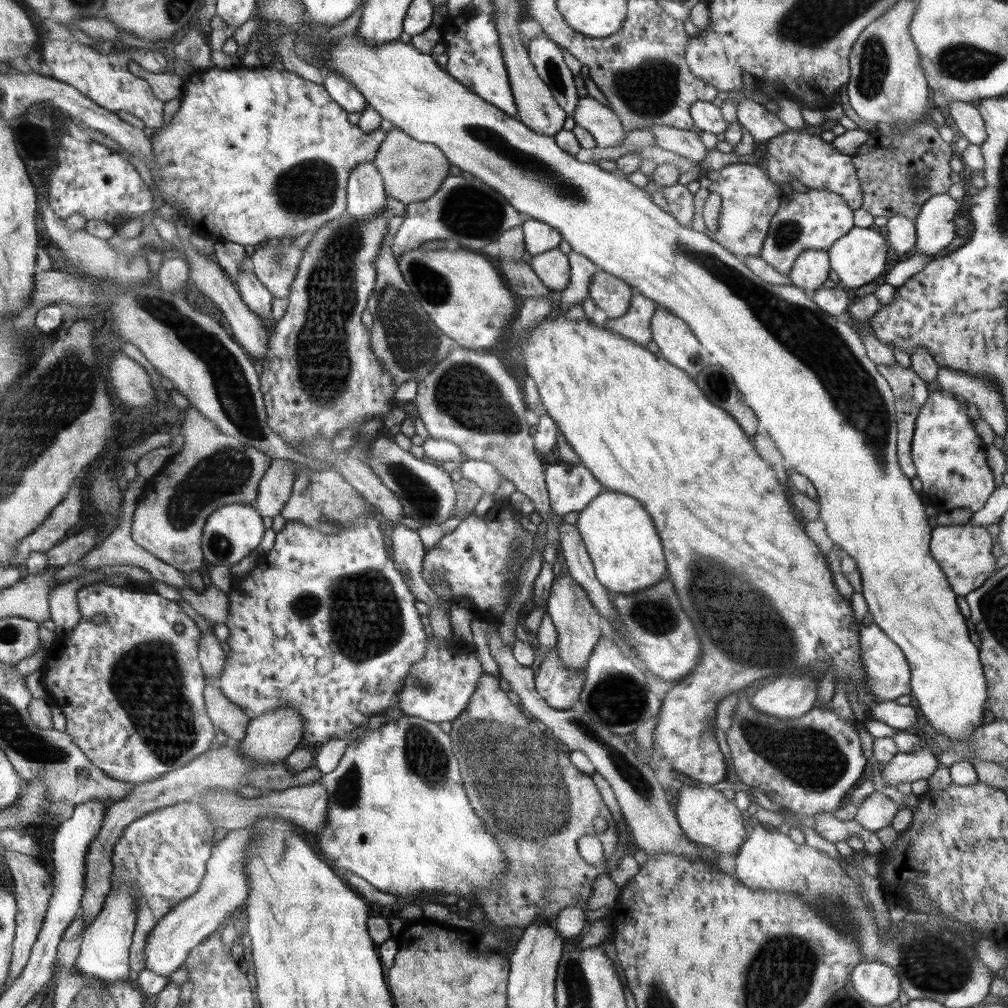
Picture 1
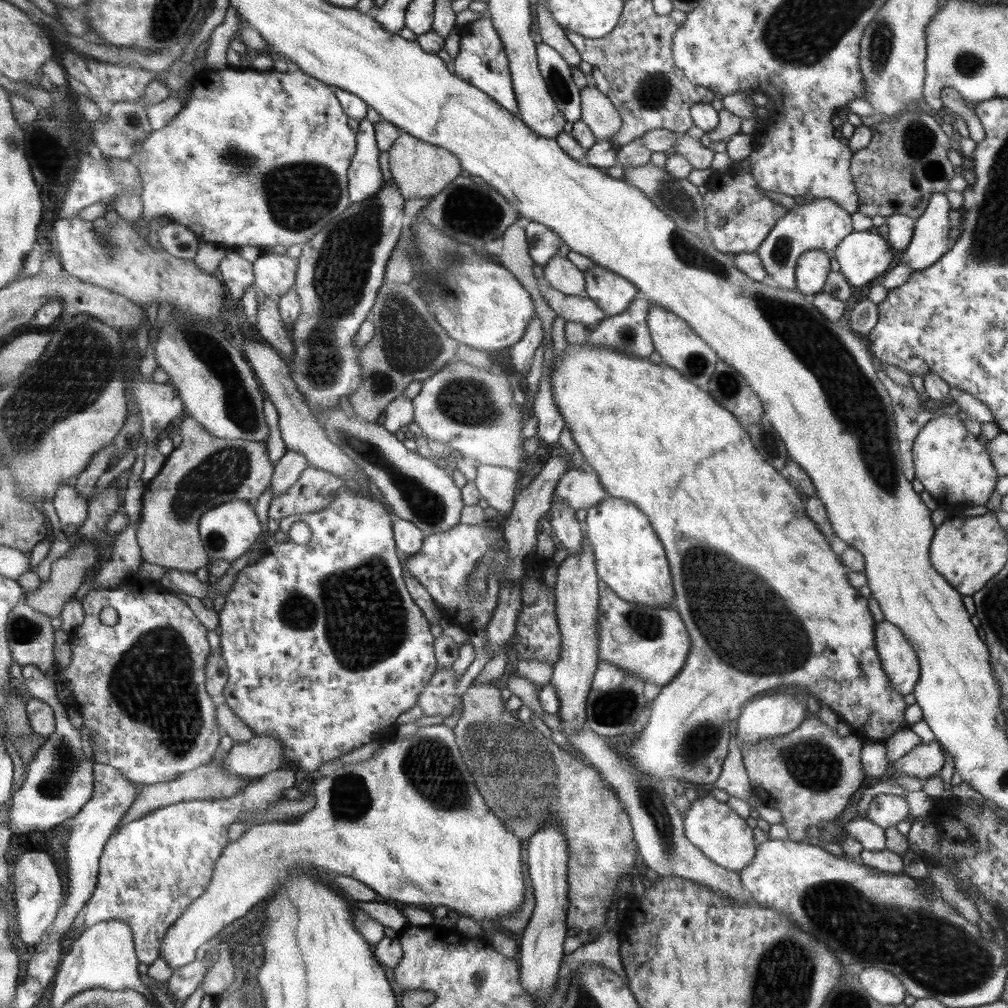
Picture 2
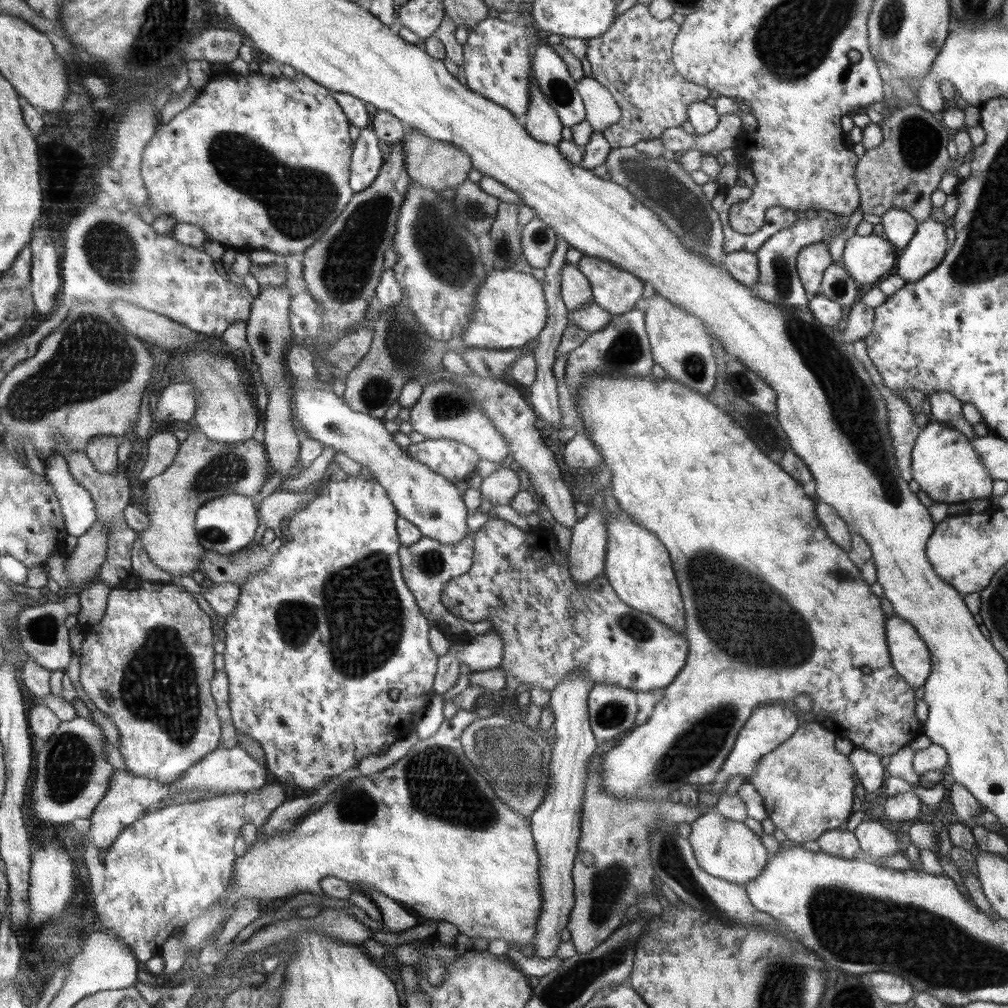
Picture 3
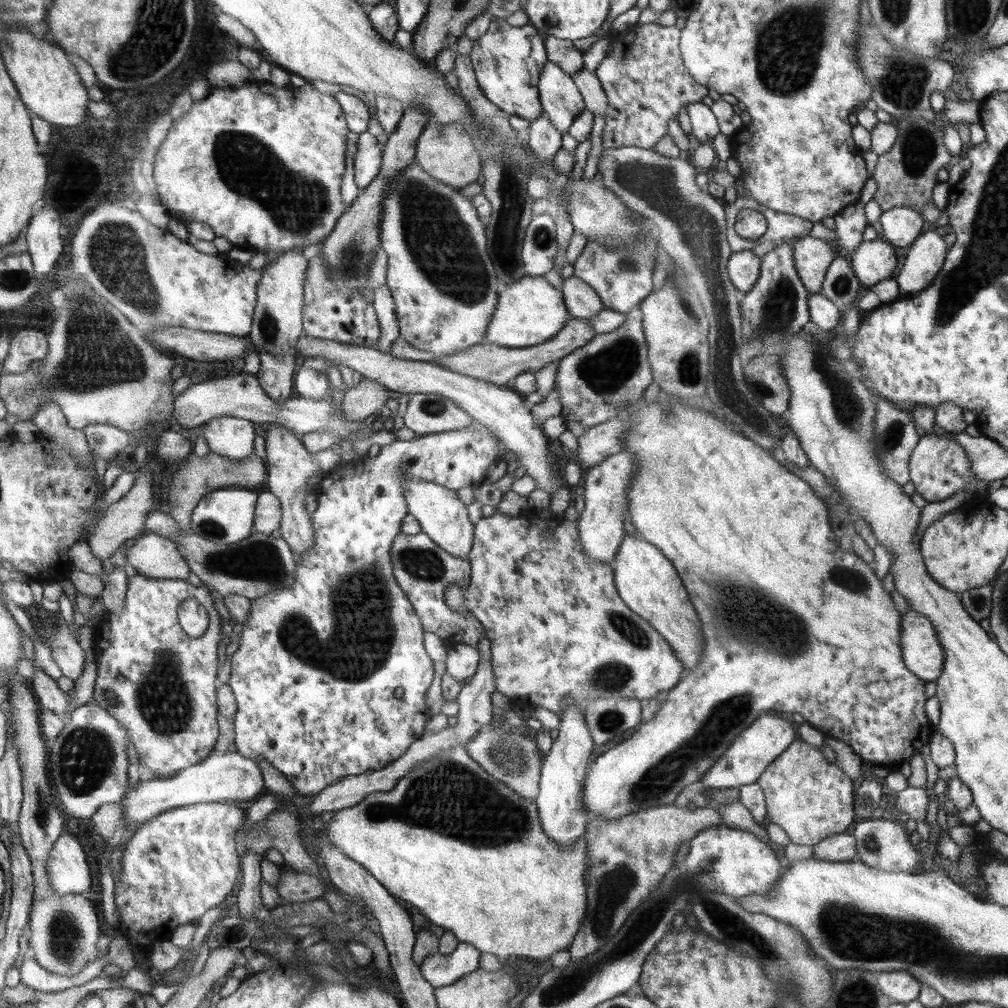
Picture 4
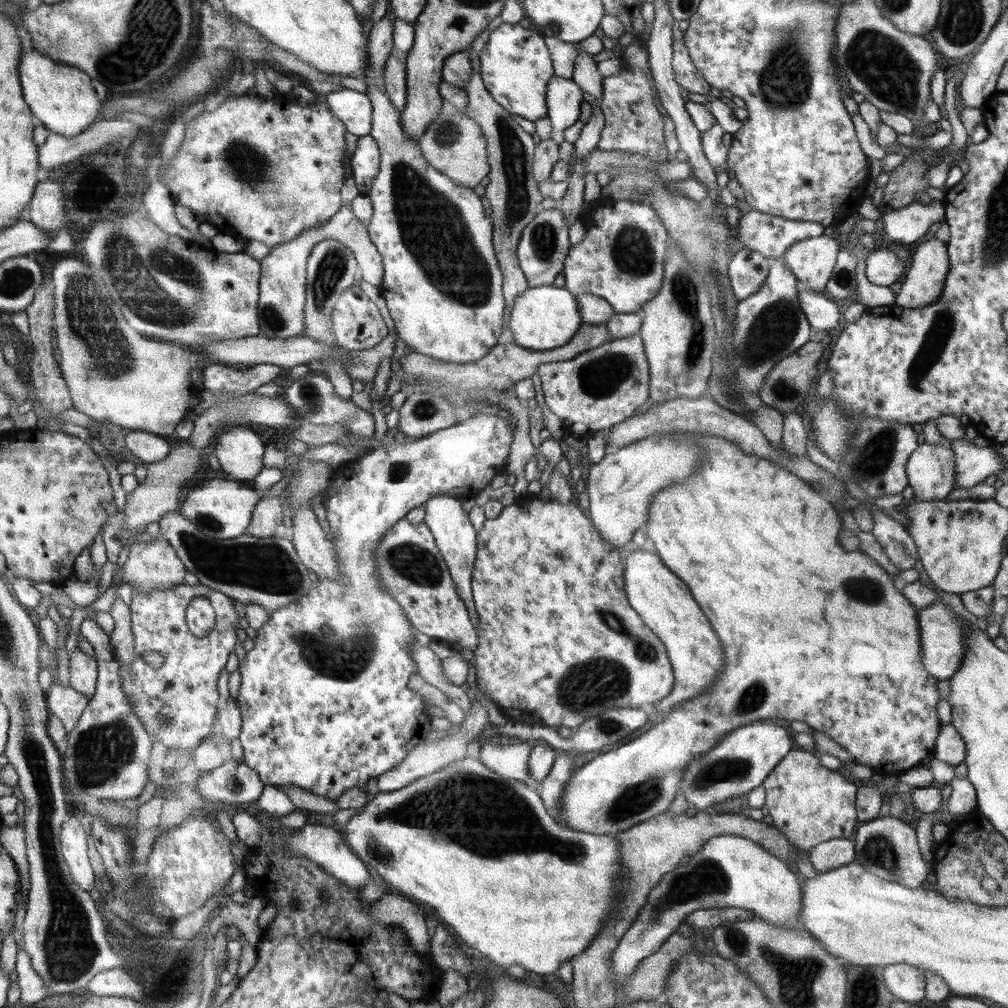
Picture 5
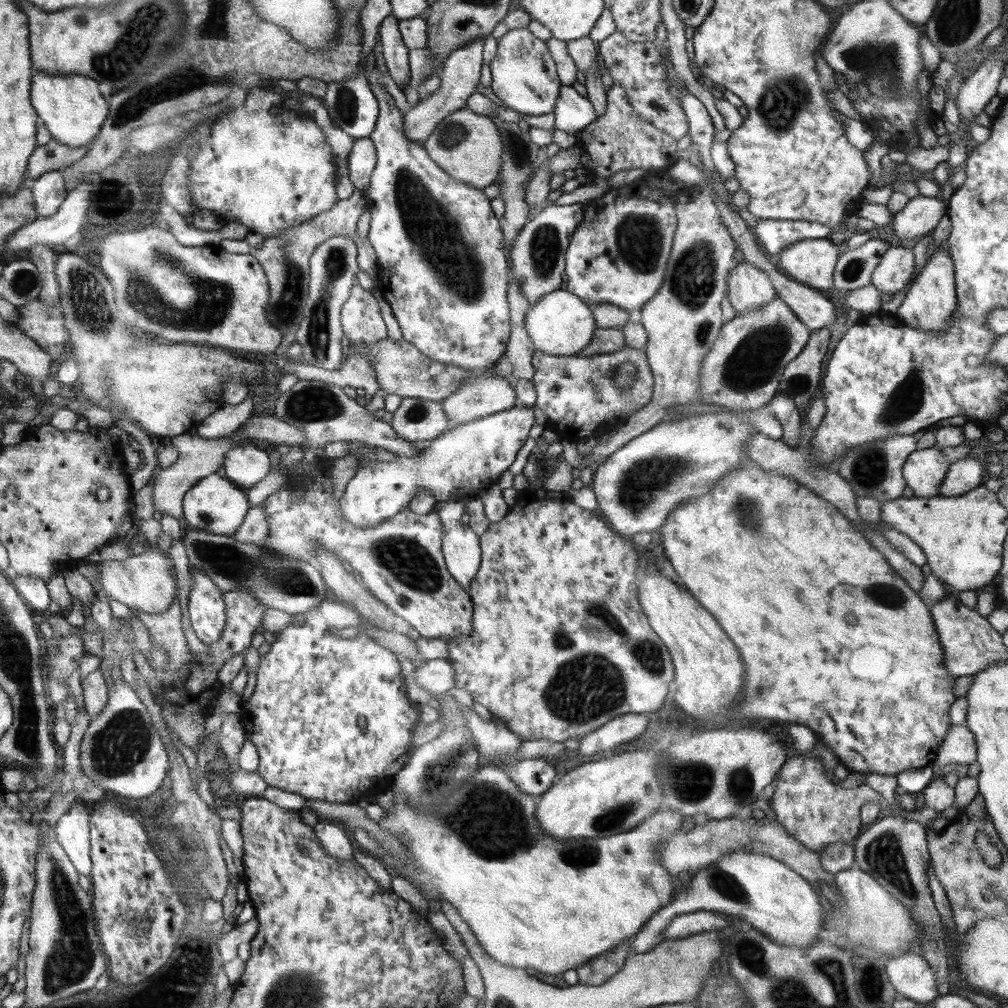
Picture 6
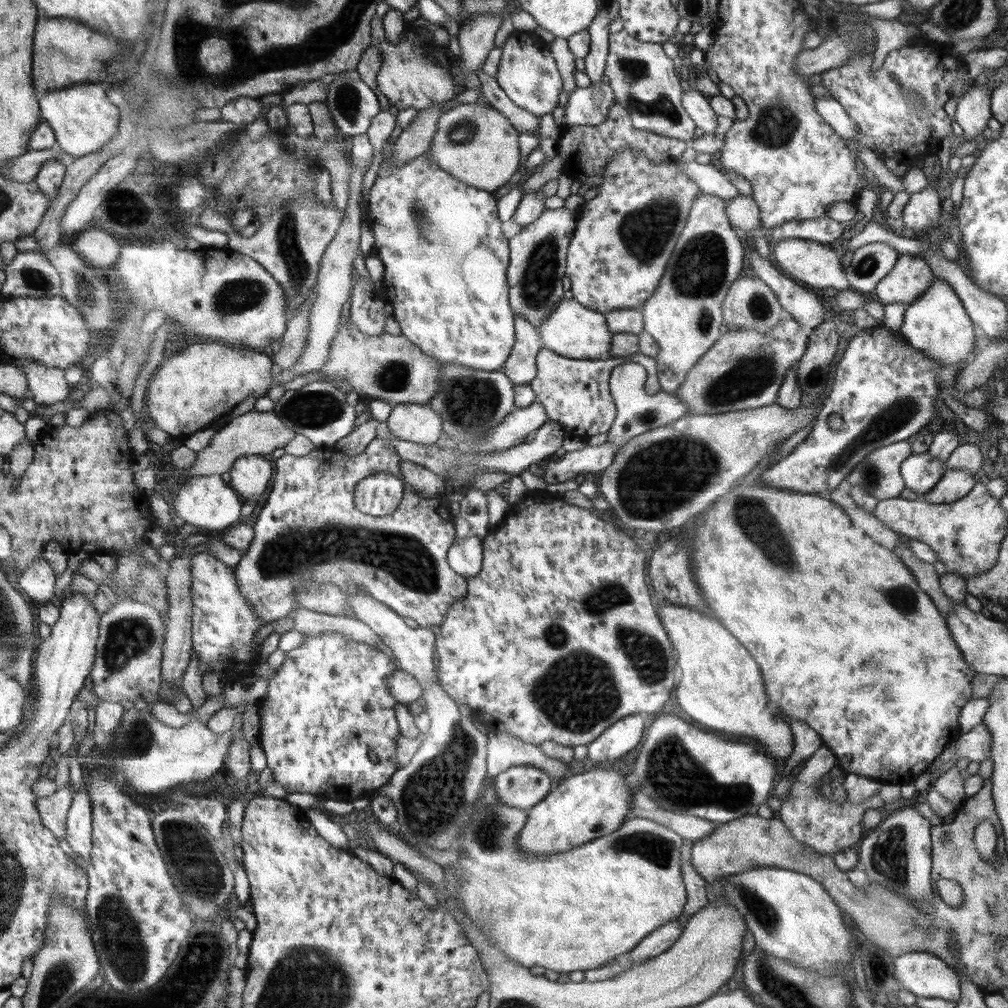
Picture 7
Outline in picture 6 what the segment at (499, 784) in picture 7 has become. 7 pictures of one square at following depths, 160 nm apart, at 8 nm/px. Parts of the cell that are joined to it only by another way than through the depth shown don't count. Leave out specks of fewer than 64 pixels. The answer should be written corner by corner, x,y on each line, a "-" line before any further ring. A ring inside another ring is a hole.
527,759
516,762
505,770
520,791
536,797
543,795
552,786
556,770
545,759

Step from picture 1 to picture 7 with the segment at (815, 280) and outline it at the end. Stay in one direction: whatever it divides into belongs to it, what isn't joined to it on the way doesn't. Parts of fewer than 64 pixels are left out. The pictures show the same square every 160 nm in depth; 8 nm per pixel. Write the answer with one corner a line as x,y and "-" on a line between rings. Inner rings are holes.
784,239
772,246
772,255
776,264
783,268
783,273
790,274
792,280
803,286
812,286
814,289
832,288
836,291
850,289
844,276
841,250
838,246
826,246
806,239

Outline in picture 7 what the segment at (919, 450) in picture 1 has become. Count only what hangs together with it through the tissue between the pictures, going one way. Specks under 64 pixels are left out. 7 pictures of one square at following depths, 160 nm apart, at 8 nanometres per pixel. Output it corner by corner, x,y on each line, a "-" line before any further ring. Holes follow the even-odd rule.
927,451
920,454
911,454
902,462
900,470
905,487
922,496
934,488
947,468
944,462
934,458

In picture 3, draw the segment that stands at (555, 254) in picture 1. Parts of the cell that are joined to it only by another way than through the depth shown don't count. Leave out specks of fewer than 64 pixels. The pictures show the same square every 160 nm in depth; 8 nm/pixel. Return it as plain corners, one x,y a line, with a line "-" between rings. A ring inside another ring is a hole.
570,264
560,268
560,292
567,311
576,311
593,301
592,288
586,276

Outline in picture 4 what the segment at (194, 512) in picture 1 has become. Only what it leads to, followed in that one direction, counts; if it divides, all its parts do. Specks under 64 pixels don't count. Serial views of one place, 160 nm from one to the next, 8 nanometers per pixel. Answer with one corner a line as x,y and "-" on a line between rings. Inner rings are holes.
191,451
187,456
186,463
182,463
172,482
168,492
168,504
172,506
168,514
178,524
178,530
181,534
191,531
191,516
193,508
198,501
208,492
222,488
246,488
253,490
266,481
267,470
262,458
253,453
244,460
230,460
227,456
220,456
210,451
205,457
198,457
-
144,532
132,540
126,558
138,575
180,580
190,576
188,563
177,549
175,540
156,533

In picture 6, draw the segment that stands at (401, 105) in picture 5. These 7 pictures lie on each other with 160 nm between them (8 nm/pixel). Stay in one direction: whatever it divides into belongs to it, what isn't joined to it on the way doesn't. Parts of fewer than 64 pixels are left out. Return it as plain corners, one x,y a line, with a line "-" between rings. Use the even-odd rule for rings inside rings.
392,13
385,17
379,26
380,42
382,43
382,56
392,80
404,90
410,80
410,67
408,65
408,48
402,42
398,21

